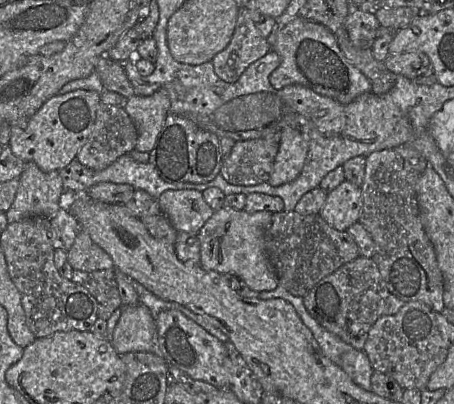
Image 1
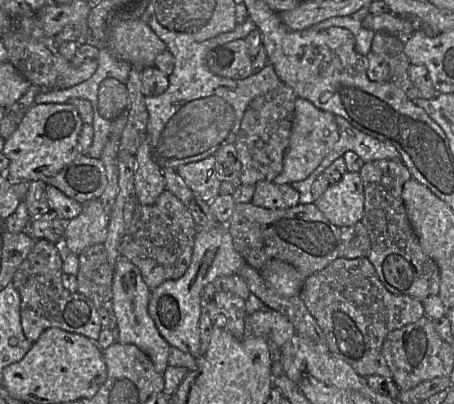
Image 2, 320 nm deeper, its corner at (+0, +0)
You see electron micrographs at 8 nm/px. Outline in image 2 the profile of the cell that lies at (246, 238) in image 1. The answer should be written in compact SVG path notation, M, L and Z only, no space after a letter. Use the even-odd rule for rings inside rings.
M218 224L210 231L197 231L187 271L179 279L166 280L151 291L148 312L159 333L170 346L194 358L201 355L199 319L203 289L216 278L236 275L245 263L245 259L234 247L227 224Z

